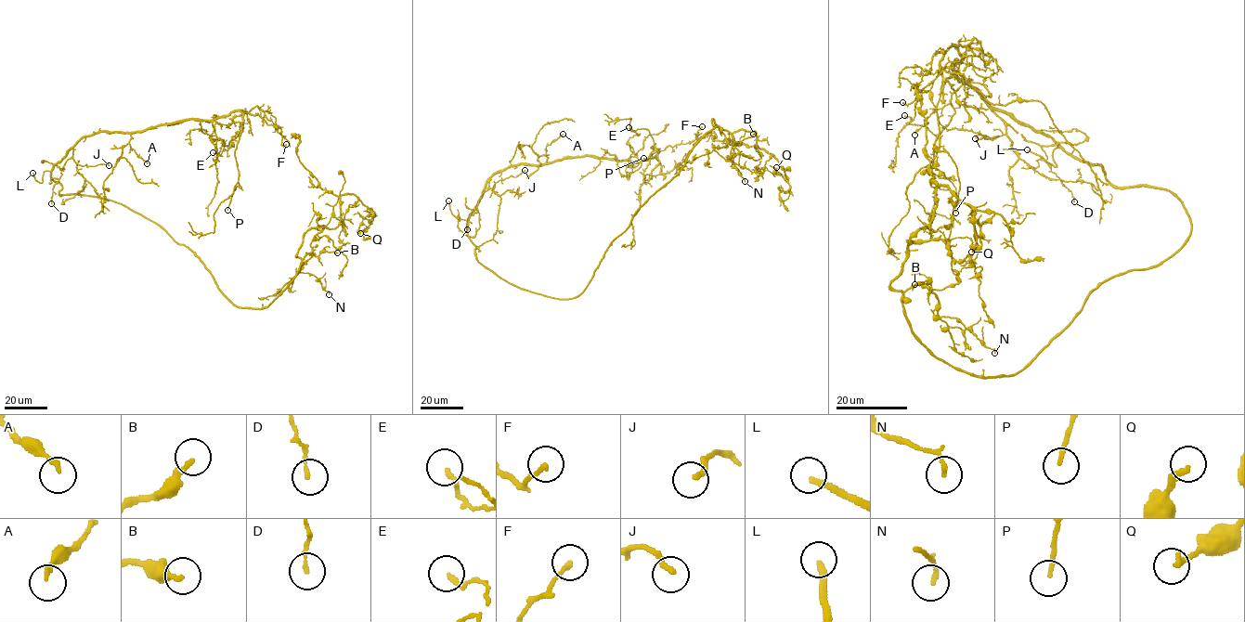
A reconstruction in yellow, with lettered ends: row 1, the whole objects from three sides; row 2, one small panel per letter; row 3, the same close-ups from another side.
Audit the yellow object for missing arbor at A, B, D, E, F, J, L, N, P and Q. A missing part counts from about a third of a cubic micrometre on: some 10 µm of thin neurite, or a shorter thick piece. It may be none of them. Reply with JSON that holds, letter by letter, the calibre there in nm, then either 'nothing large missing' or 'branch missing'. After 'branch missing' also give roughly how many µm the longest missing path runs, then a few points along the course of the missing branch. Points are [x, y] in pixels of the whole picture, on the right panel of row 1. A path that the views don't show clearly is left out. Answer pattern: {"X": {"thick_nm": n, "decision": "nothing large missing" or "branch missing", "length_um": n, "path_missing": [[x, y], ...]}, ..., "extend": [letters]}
{"A": {"thick_nm": 170, "decision": "nothing large missing"}, "B": {"thick_nm": 240, "decision": "nothing large missing"}, "D": {"thick_nm": 160, "decision": "nothing large missing"}, "E": {"thick_nm": 190, "decision": "nothing large missing"}, "F": {"thick_nm": 200, "decision": "nothing large missing"}, "J": {"thick_nm": 220, "decision": "nothing large missing"}, "L": {"thick_nm": 240, "decision": "branch missing", "length_um": 30}, "N": {"thick_nm": 110, "decision": "nothing large missing"}, "P": {"thick_nm": 150, "decision": "nothing large missing"}, "Q": {"thick_nm": 280, "decision": "nothing large missing"}, "extend": ["L"]}

